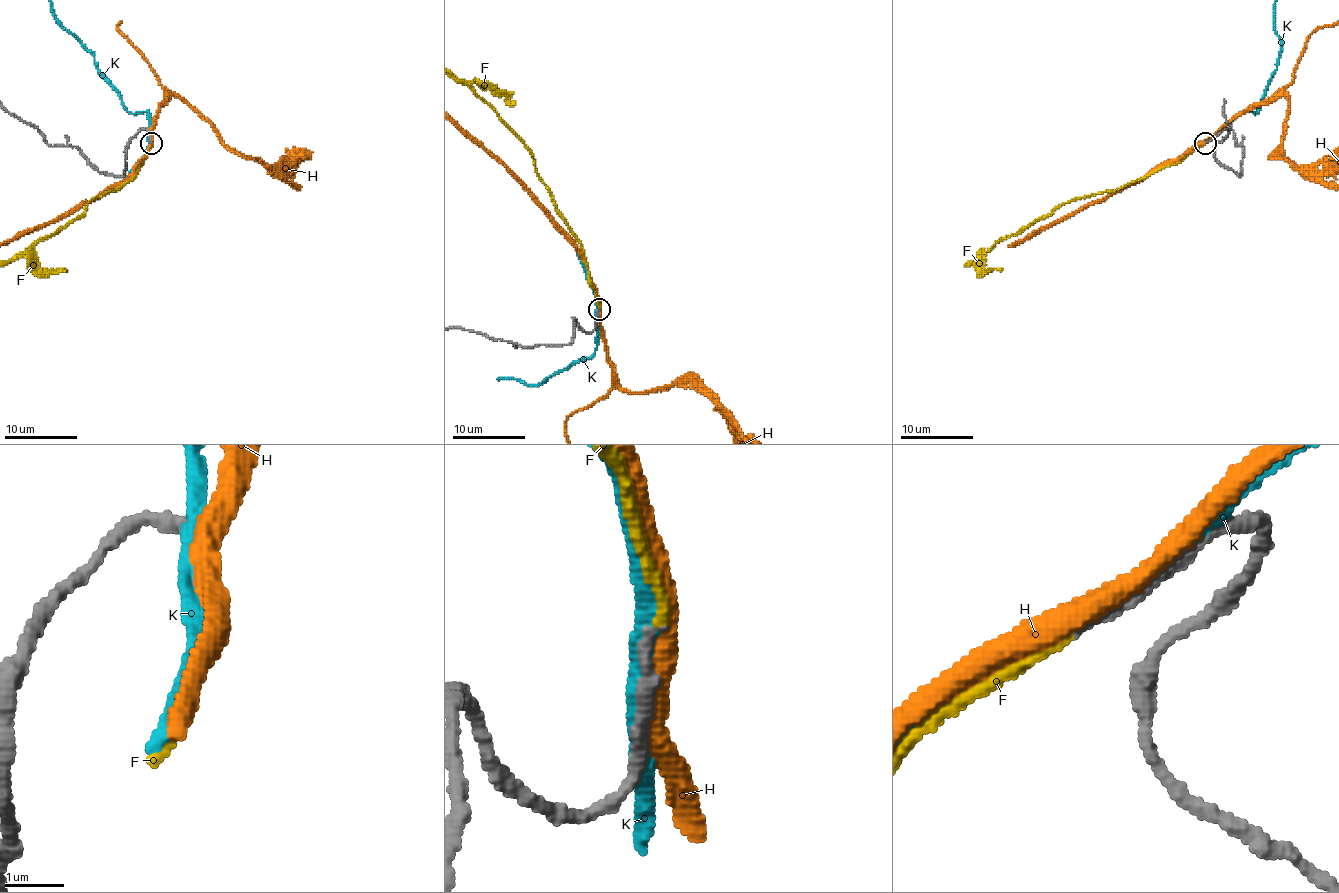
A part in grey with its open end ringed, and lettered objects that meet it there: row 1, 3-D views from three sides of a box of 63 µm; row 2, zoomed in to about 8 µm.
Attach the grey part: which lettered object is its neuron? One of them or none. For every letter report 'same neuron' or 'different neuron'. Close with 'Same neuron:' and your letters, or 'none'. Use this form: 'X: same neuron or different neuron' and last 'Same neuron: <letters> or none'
F: same neuron
H: different neuron
K: different neuron
Same neuron: F

